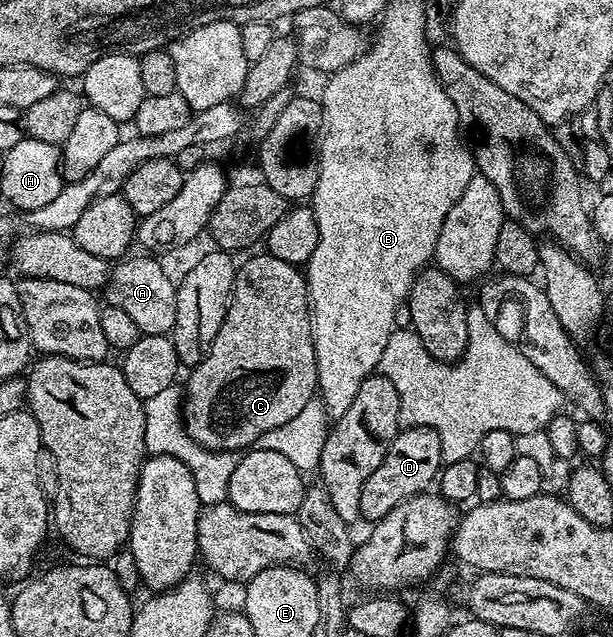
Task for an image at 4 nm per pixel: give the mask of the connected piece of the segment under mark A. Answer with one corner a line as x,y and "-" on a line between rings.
142,255
120,259
110,269
105,285
106,303
112,308
125,310
125,314
129,314
133,322
137,322
142,335
165,336
173,330
177,318
177,284
169,281
154,255

